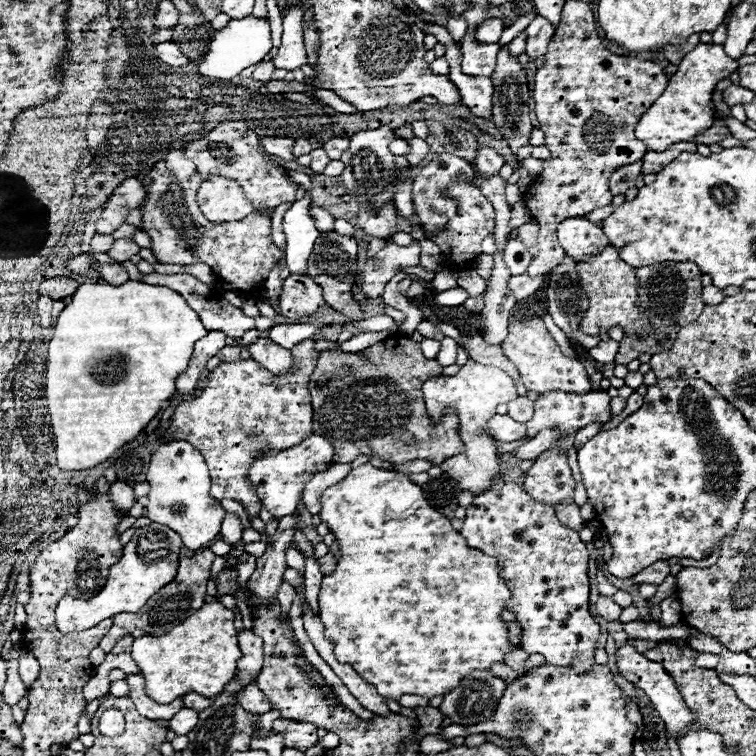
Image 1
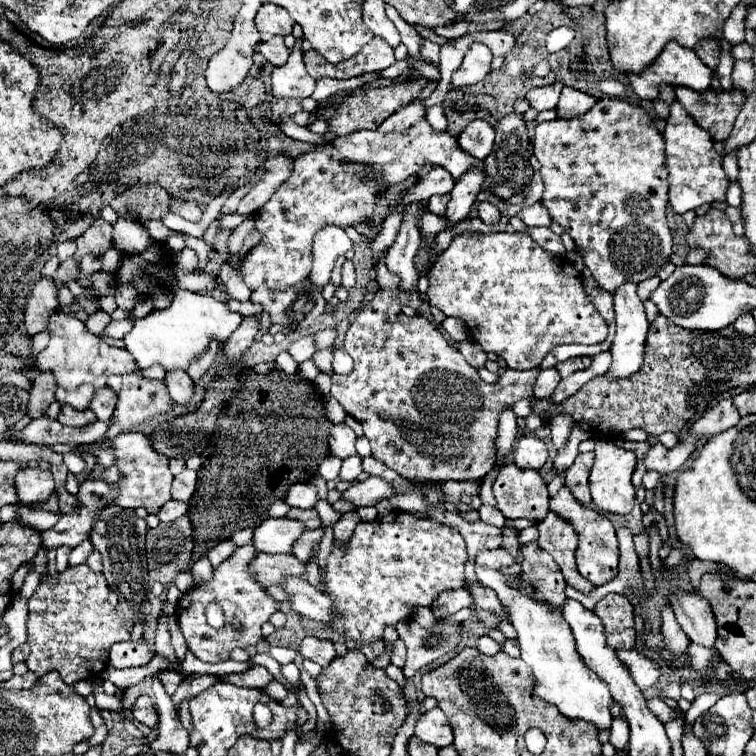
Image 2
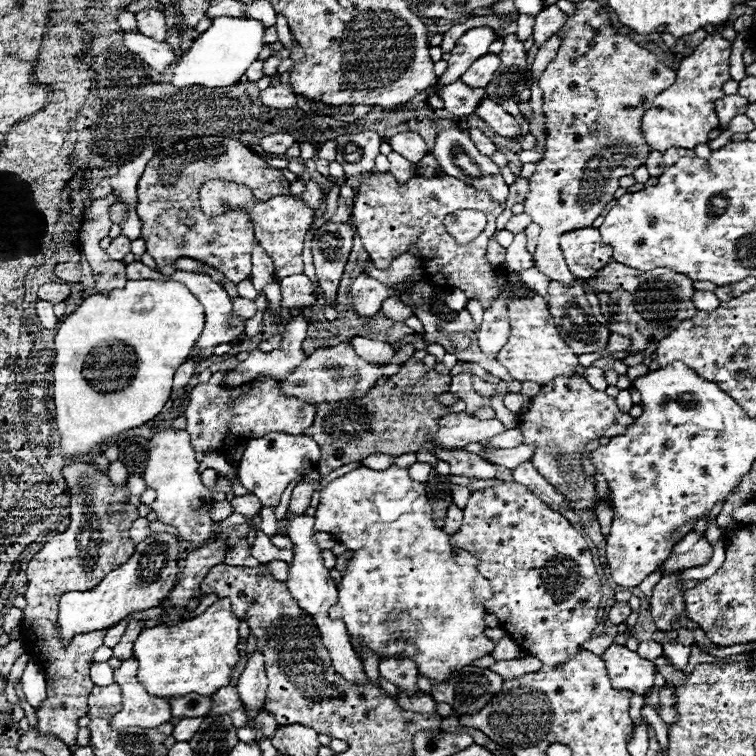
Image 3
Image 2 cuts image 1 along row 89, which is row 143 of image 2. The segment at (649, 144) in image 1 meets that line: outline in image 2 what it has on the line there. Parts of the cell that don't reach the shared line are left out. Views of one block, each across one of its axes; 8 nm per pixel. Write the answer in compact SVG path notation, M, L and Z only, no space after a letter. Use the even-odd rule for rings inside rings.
M676 100L670 106L670 118L666 120L664 140L666 140L666 156L668 156L668 172L670 172L670 206L674 212L684 214L688 210L694 210L706 202L726 200L728 190L728 176L722 168L722 154L714 150L712 136L696 126L696 122L688 116L684 106Z

